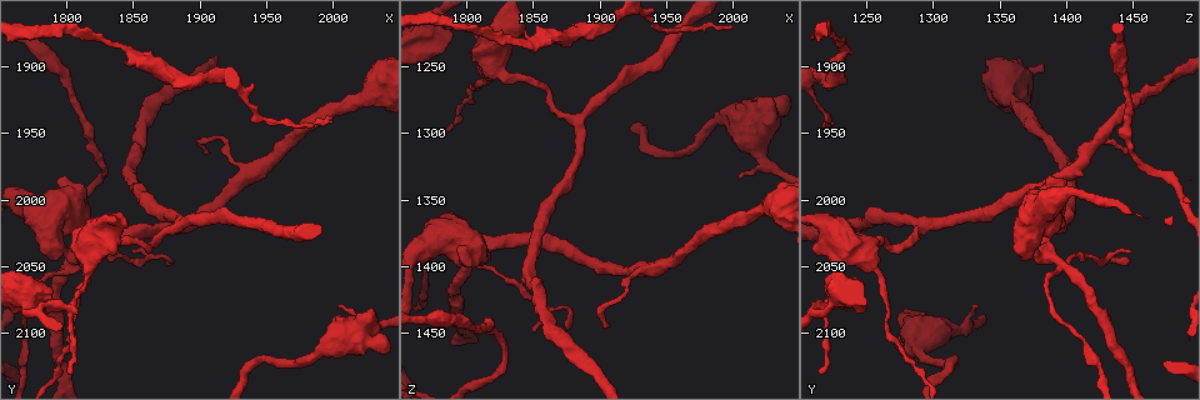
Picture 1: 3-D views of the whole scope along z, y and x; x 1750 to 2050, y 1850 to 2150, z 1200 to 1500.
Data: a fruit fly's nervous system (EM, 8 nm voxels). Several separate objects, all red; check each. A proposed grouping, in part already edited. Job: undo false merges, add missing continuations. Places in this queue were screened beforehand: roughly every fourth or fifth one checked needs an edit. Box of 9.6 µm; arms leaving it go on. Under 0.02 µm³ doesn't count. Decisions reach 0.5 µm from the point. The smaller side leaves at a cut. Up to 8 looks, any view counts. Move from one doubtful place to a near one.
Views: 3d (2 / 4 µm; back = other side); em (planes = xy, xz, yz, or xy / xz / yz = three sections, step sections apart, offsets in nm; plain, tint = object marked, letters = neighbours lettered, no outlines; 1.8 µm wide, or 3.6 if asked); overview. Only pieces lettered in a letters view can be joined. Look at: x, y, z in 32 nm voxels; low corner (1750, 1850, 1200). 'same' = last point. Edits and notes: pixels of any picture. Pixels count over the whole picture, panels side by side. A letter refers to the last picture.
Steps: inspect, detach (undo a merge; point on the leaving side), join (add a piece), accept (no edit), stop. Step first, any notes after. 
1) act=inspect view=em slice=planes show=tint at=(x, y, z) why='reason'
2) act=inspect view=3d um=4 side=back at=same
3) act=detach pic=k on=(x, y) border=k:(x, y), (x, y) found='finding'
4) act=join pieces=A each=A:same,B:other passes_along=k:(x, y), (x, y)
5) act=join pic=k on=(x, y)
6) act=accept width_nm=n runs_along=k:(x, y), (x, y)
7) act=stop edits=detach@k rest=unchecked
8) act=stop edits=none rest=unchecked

act=inspect view=em slice=xy step=4 show=letters at=(1770, 2084, 1220) why='sudden change in width'

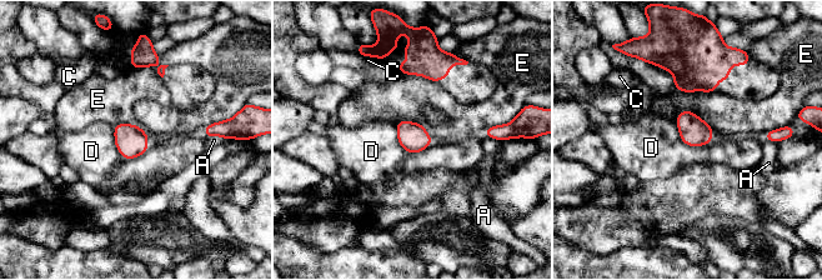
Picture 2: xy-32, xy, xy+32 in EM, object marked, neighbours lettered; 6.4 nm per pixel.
act=accept each=A:other,C:other,D:other,E:other border=2:(113, 126), (124, 158), (148, 150) found='continuous, no second cell'

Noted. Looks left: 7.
act=inspect view=3d um=2 side=back at=(1850, 1892, 1234)

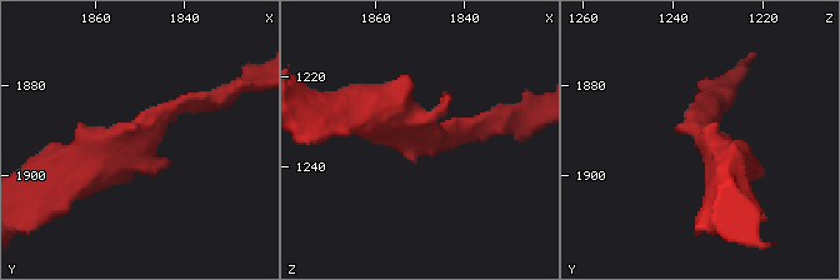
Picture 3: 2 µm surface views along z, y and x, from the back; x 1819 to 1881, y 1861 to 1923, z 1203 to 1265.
act=inspect view=em slice=planes show=letters at=(1849, 1891, 1232) why='shape alone is not enough'

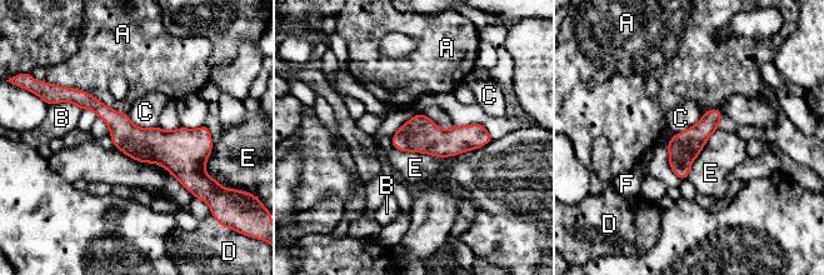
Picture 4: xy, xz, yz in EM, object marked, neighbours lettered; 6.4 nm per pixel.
act=accept width_nm=190 each=A:other,B:other,C:other,D:other,E:other,F:other border=4:(709, 108), (697, 123), (674, 134) found='continuous, no second cell'

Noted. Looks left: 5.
act=inspect view=3d um=4 at=(1798, 1872, 1222) why='sudden change in width'

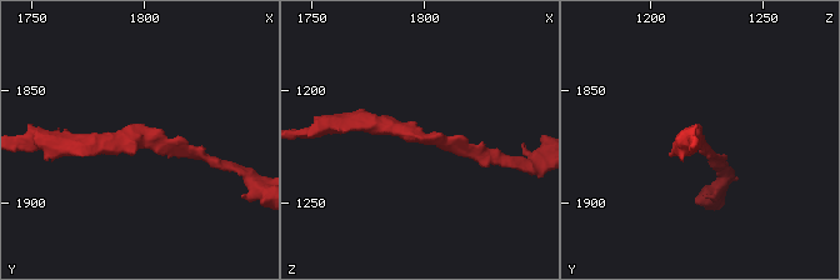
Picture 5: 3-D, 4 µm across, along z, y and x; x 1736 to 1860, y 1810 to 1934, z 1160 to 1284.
act=inspect view=em slice=yz step=16 show=tint at=(1798, 1871, 1220)

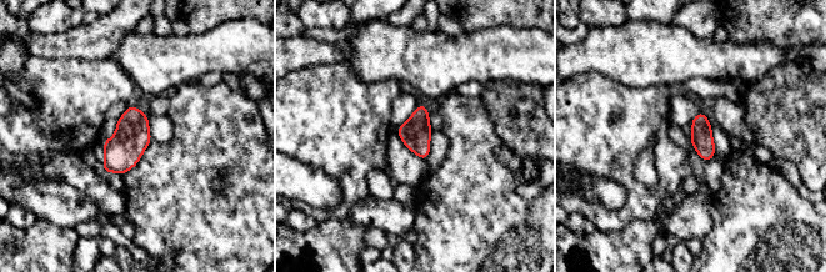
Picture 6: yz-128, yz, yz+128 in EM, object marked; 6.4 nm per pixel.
act=inspect view=em slice=planes show=letters at=same why='another direction'

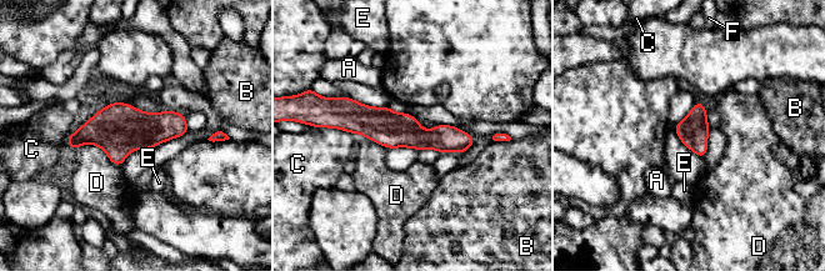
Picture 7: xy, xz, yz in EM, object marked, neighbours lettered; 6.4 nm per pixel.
act=accept each=A:other,B:other,C:other,D:other,E:other,F:other border=7:(76, 149), (95, 144), (120, 166) found='one cell here'

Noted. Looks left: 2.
act=stop edits=none rest=unchecked

